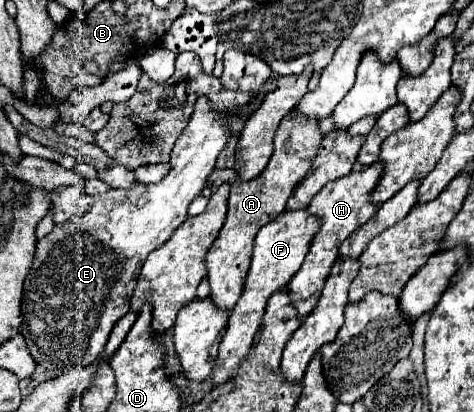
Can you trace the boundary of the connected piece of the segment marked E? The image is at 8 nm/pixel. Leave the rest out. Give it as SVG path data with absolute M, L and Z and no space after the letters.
M270 77L248 105L228 115L214 111L208 97L200 97L194 105L194 113L190 117L188 127L178 137L172 149L170 171L162 181L152 185L138 183L130 189L112 187L108 193L98 195L84 215L68 219L66 223L62 223L62 229L60 225L54 225L54 229L38 241L32 271L24 281L22 325L20 325L20 333L24 335L26 345L38 365L50 371L62 367L86 367L92 365L102 355L114 323L130 311L130 295L136 287L140 267L144 265L148 253L160 247L174 233L174 229L186 221L188 217L186 209L190 201L202 193L210 173L216 169L218 155L232 139L232 127L236 123L246 123L246 119L254 115L254 111L262 105L264 97L270 91L274 91L274 87L276 87L276 79Z

